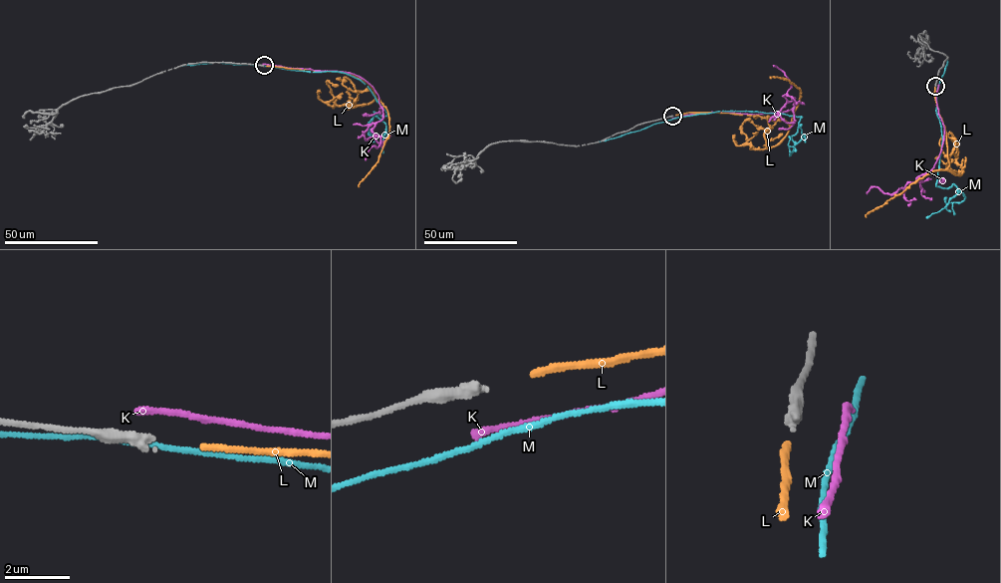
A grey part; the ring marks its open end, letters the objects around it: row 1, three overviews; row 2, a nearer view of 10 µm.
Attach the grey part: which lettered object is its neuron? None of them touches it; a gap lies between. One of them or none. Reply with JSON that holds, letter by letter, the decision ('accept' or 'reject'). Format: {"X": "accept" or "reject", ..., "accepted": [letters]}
{"K": "reject", "L": "accept", "M": "reject", "accepted": ["L"]}

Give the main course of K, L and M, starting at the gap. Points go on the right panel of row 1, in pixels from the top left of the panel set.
K: (938, 85), (935, 99), (944, 131), (935, 163), (916, 181), (892, 193), (883, 193), (874, 186), (867, 193)
L: (935, 87), (938, 113), (945, 131), (948, 166), (919, 177), (866, 217)
M: (937, 87), (935, 112), (942, 139), (936, 185), (948, 187), (954, 184), (957, 192), (946, 206), (926, 217)

